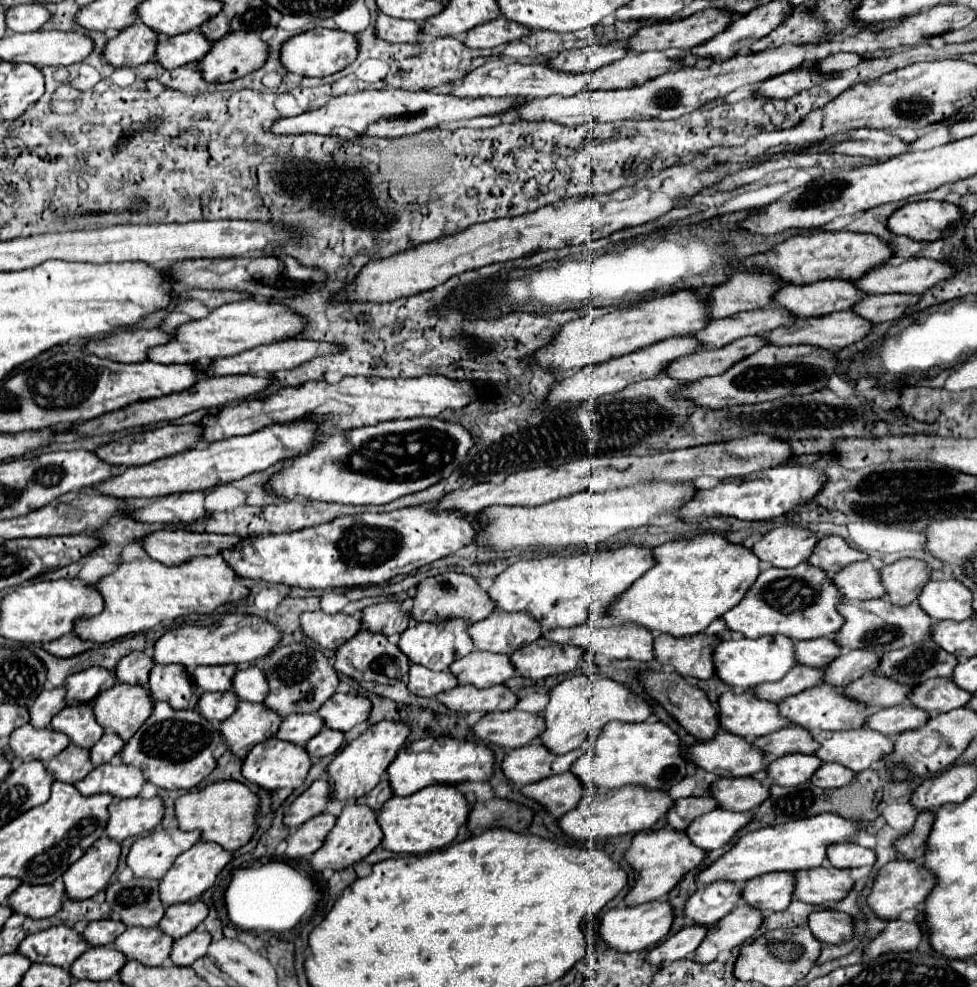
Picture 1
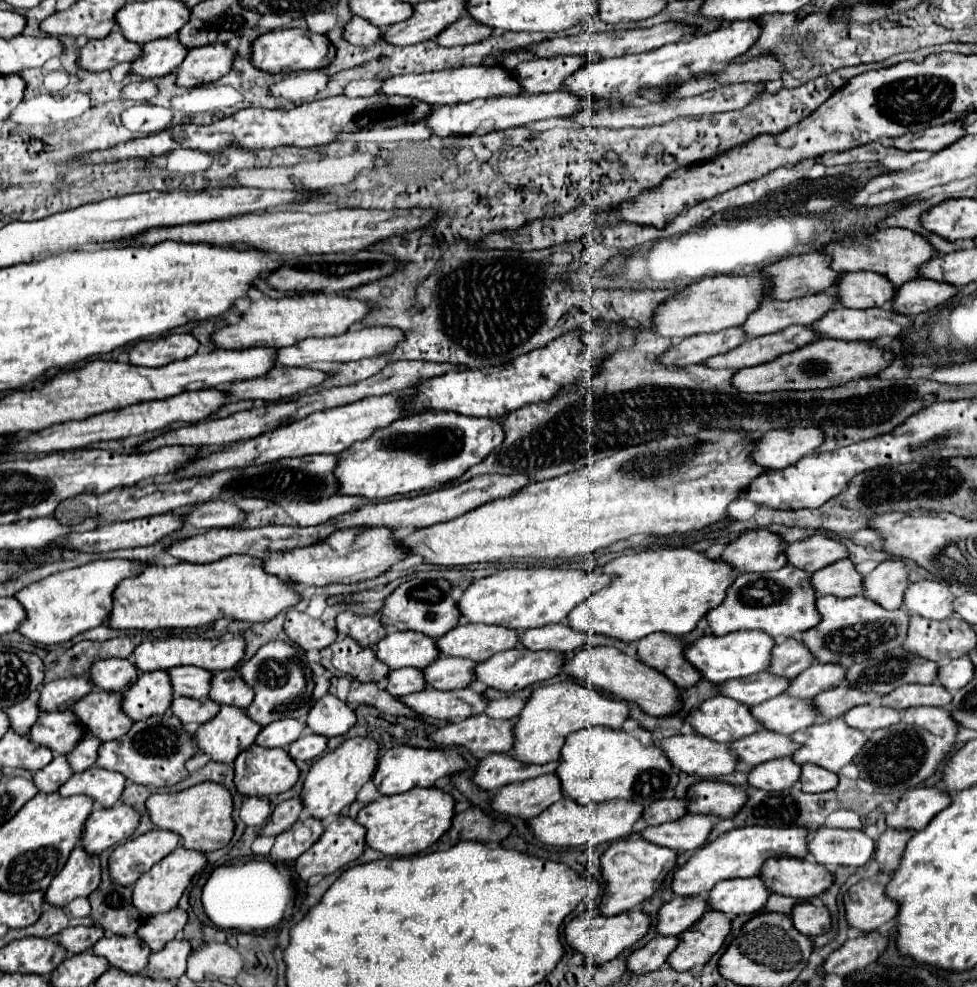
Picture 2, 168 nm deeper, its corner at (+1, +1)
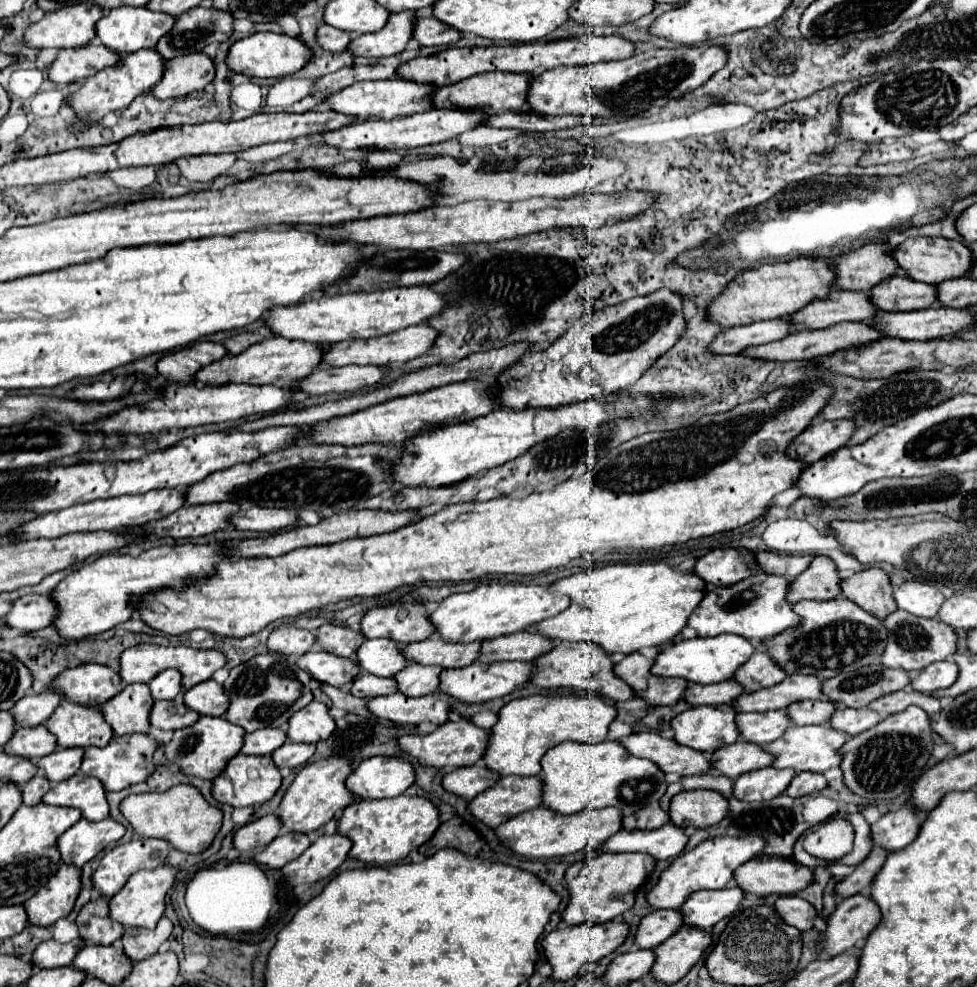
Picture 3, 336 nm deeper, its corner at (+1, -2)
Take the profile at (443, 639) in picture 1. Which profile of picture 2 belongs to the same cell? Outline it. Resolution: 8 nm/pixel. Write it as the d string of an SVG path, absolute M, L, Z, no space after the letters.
M392 631L376 645L376 655L392 669L424 669L440 657L440 651L436 651L436 639L428 635L420 635L418 631Z

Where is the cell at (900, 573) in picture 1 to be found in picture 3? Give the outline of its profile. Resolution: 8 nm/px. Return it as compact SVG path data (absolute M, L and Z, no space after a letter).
M866 568L840 582L842 596L856 602L876 618L886 618L896 610L888 574L880 568Z

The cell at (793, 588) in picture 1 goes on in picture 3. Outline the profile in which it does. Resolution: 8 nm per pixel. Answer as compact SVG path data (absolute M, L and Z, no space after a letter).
M752 574L744 582L736 582L728 588L712 588L704 594L702 602L688 618L688 626L698 632L698 636L718 636L724 632L740 634L748 640L766 640L780 634L786 628L800 624L792 606L786 602L788 580L772 574Z

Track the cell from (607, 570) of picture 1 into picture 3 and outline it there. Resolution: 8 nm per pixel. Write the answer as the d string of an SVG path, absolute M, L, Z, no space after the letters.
M486 584L478 586L472 592L450 594L444 598L438 608L428 616L436 636L446 642L476 642L514 634L524 630L534 622L542 622L550 616L556 616L568 608L570 600L566 596L554 594L548 586L534 584Z

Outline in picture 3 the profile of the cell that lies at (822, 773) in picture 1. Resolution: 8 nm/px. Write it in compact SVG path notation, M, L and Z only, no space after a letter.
M798 772L794 776L794 780L790 782L790 786L786 788L786 794L792 796L792 798L802 798L802 796L820 792L826 786L828 786L828 782L826 782L826 778L822 774L816 774L816 772Z

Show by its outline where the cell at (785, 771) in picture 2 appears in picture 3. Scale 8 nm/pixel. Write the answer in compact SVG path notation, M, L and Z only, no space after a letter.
M772 766L742 774L734 782L734 796L742 802L772 800L788 788L794 774L794 770L776 770Z

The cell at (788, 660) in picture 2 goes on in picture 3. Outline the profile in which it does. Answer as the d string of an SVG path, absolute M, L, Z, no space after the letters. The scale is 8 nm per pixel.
M756 650L744 666L740 666L740 672L736 670L736 682L744 686L744 692L756 692L774 684L780 684L786 678L786 672L778 668L778 664L766 654Z

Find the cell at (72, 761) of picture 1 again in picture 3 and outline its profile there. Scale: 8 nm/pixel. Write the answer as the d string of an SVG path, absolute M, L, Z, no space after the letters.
M34 776L32 780L28 780L22 788L22 802L26 806L34 806L40 802L40 798L50 790L50 782L42 776Z

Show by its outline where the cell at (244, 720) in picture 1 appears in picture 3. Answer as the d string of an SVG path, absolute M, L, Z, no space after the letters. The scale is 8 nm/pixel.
M200 716L192 726L176 730L168 742L160 744L158 752L168 760L168 764L176 766L186 776L214 780L224 770L224 766L240 752L242 742L244 730L240 730L240 726L236 724L230 724L224 716Z

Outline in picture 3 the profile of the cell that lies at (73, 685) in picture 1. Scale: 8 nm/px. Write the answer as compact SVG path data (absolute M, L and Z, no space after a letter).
M58 692L32 694L32 696L20 698L20 702L16 702L16 706L12 706L10 712L14 716L16 726L34 728L50 718L50 714L56 710L60 700L62 700L62 696Z

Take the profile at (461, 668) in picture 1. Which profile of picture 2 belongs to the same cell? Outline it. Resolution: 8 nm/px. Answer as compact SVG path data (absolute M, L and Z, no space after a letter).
M442 657L430 667L424 669L428 685L434 689L464 689L474 683L472 679L472 659L452 659L452 657Z

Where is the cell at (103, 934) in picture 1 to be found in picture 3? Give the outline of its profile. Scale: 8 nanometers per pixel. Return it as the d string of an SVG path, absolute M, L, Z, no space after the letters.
M76 938L68 944L60 944L56 940L46 940L40 946L36 946L30 962L36 968L60 968L60 966L70 966L72 958L76 952L84 948L84 940Z

